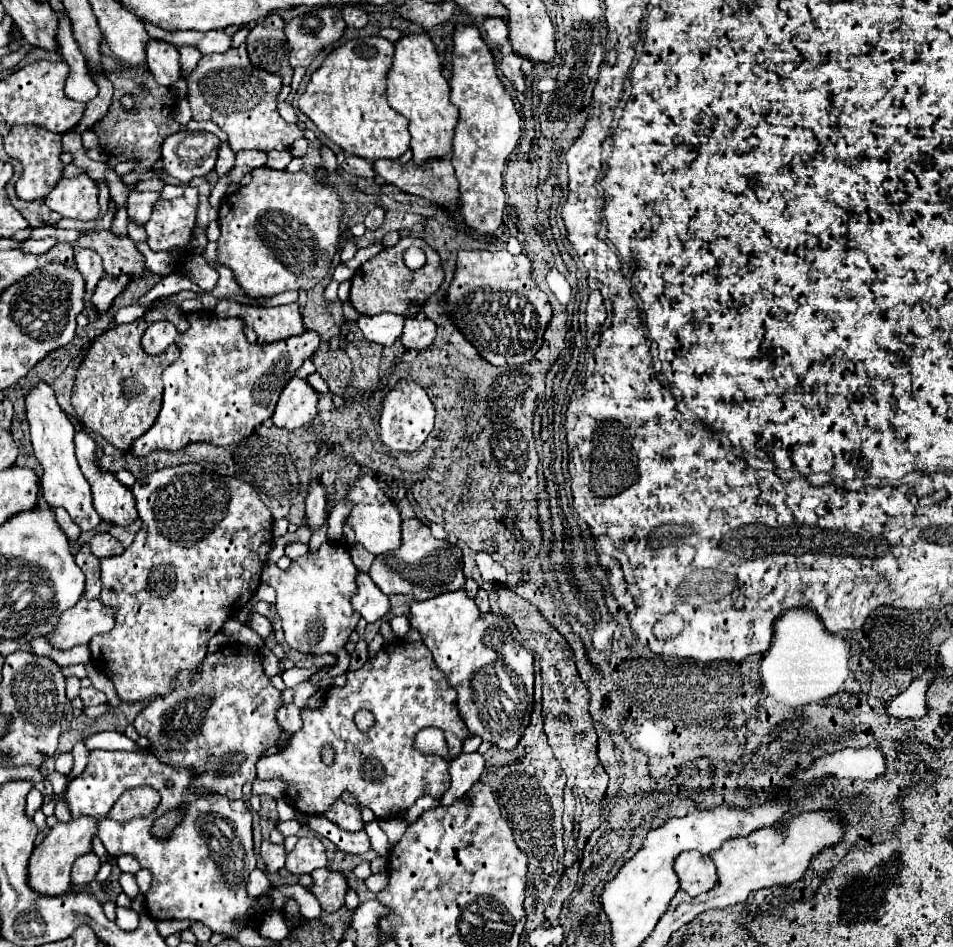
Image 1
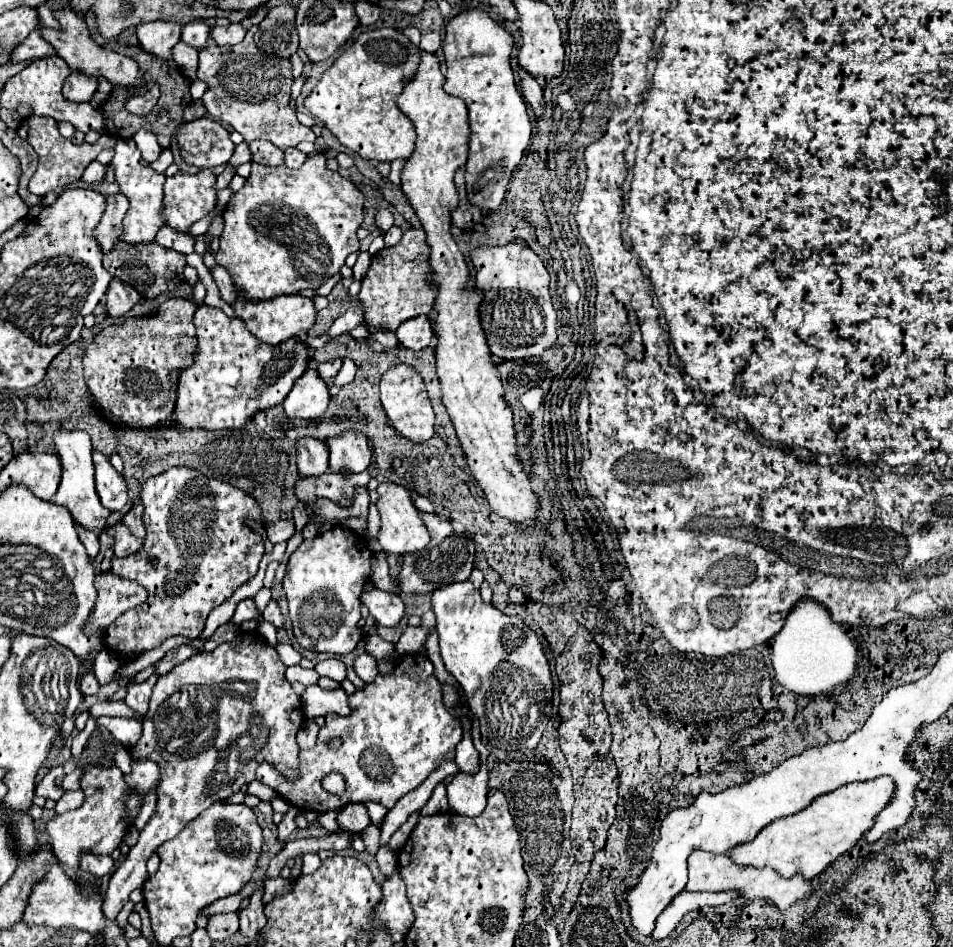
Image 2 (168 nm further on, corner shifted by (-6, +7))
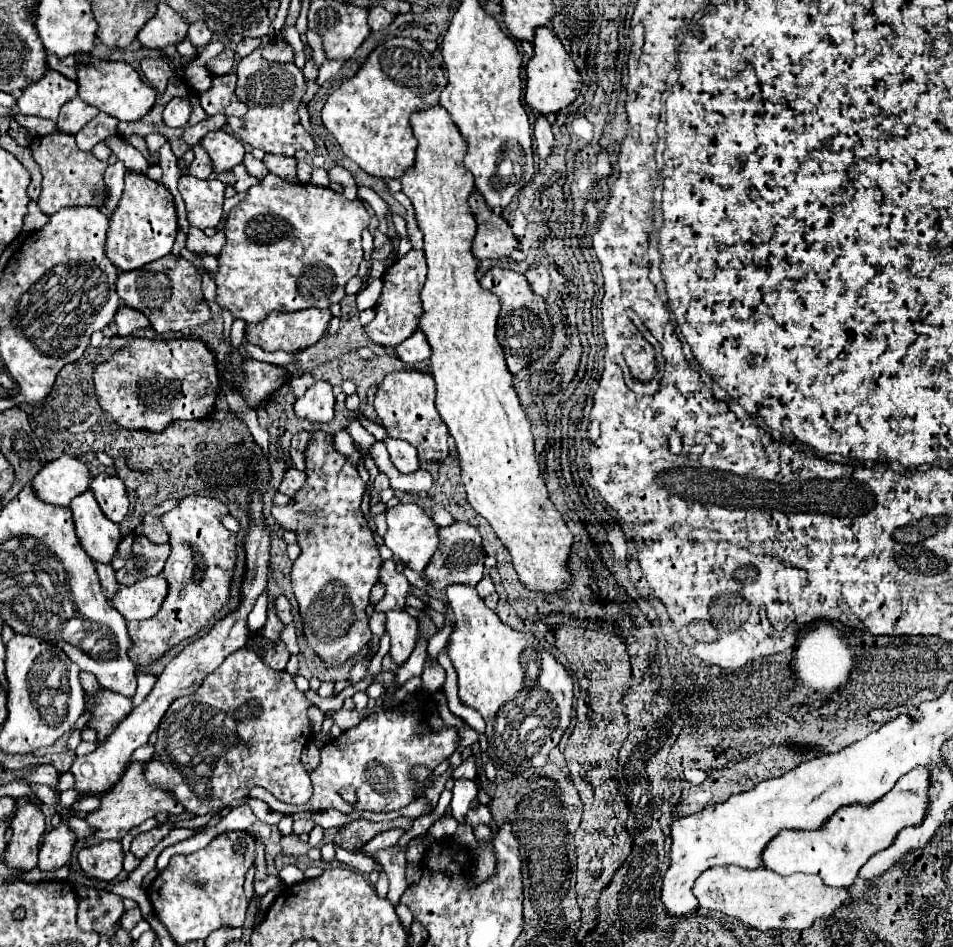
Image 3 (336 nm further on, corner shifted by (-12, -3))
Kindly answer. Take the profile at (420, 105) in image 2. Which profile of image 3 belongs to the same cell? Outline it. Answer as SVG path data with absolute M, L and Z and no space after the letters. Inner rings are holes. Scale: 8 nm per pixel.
M434 106L424 112L412 114L410 124L418 140L416 166L408 170L408 174L404 174L402 192L412 200L418 226L424 232L428 278L420 292L424 312L420 316L418 330L424 332L428 344L432 346L430 364L432 376L436 380L436 410L456 442L468 502L482 518L488 520L494 534L508 548L514 570L518 572L518 580L530 592L560 594L568 590L572 582L568 560L574 536L562 520L560 512L550 502L546 484L540 478L538 462L534 458L534 438L530 432L530 420L512 386L512 374L506 366L504 350L496 340L496 318L500 312L500 300L496 298L496 294L482 290L476 280L478 260L472 254L476 220L468 206L468 198L474 190L474 178L462 164L468 146L460 136L460 130L452 126L452 120L448 118L448 112L442 106Z

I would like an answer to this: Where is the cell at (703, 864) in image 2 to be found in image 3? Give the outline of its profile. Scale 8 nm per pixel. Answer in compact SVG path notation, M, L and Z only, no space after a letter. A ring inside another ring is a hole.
M716 866L706 870L694 886L700 908L722 912L730 918L740 918L756 930L806 930L816 920L832 916L840 906L852 902L848 888L830 888L814 874L780 876L768 868L746 870L738 866ZM788 910L788 912L786 912ZM794 910L794 912L790 912ZM794 920L794 922L792 922Z

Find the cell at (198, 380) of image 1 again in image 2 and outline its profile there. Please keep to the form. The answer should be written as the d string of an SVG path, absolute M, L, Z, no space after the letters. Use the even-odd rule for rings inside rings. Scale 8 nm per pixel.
M198 306L194 314L198 350L194 364L180 370L172 426L176 428L242 428L256 412L284 402L298 376L310 362L312 348L298 336L272 346L246 332L242 318L228 318L220 308Z

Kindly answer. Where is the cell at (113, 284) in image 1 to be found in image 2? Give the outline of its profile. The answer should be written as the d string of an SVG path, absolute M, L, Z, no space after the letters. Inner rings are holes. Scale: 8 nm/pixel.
M114 278L106 292L106 310L112 318L124 316L138 300L140 300L140 294L134 292L134 288L130 284Z

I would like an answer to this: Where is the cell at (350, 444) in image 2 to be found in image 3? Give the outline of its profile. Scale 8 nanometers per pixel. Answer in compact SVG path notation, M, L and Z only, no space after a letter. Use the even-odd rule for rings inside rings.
M340 430L334 434L334 442L336 442L336 448L340 448L348 458L352 458L354 464L358 464L358 452L354 448L354 440L352 436L348 434L348 430Z

